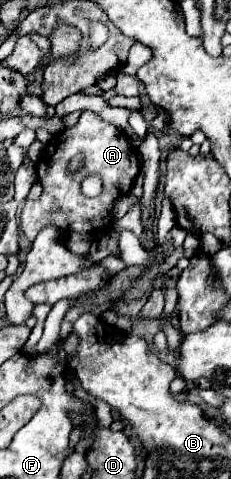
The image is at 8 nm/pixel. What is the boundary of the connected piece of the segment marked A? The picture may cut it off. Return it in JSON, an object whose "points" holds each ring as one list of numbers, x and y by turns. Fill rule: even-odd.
{"points":[[83,112,75,126,53,134,51,142,43,150,37,162,37,180,43,186,43,194,39,200,25,202,19,218,19,230,27,240,35,240,45,226,55,226,65,236,85,234,89,238,99,238,109,230,105,222,109,208,117,198,129,194,139,168,137,148,131,138,123,130,101,120,95,112],[79,154,83,154,83,166,73,172,69,164],[87,174,99,174,103,178,103,192,97,198,87,198,79,190,79,184]]}

